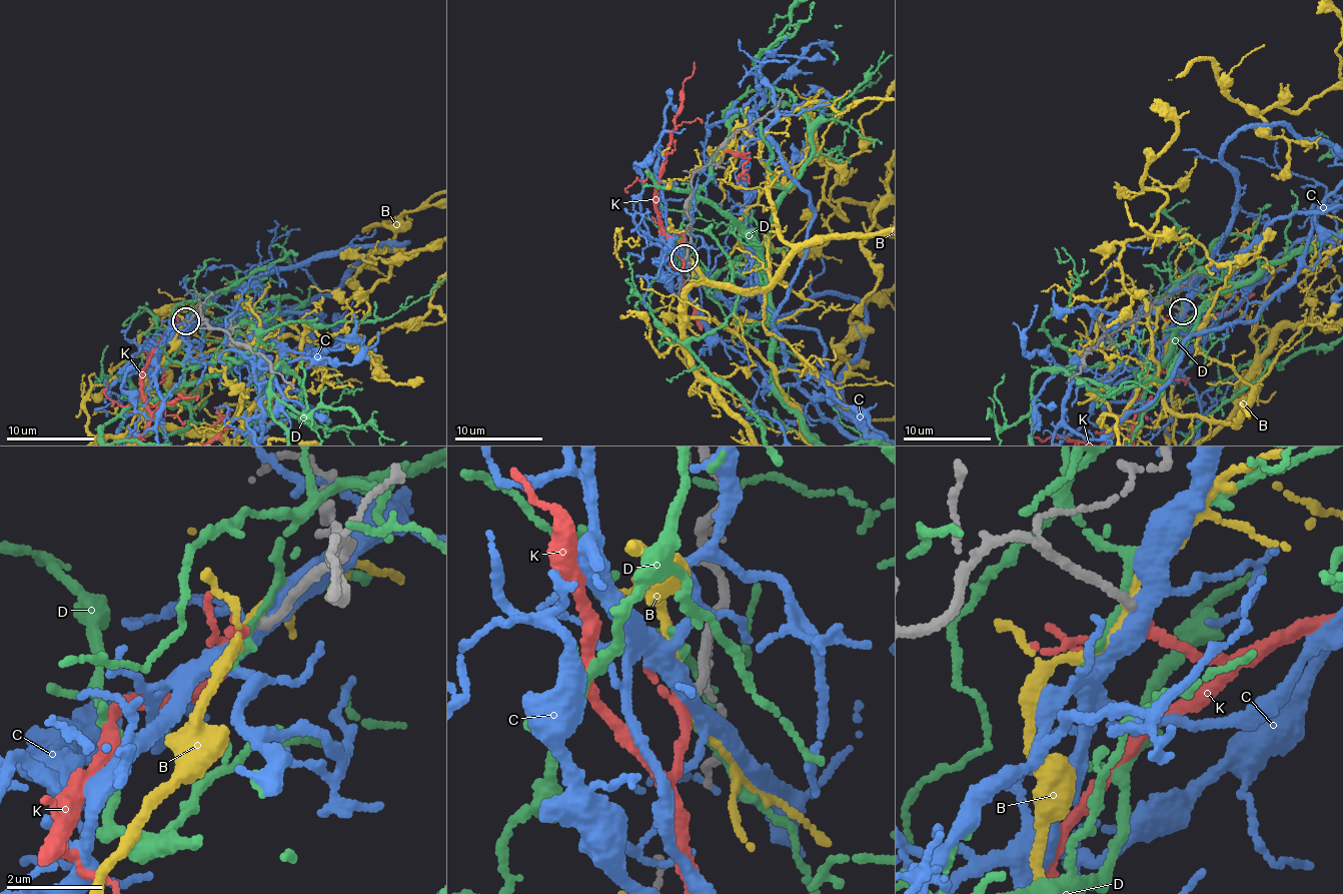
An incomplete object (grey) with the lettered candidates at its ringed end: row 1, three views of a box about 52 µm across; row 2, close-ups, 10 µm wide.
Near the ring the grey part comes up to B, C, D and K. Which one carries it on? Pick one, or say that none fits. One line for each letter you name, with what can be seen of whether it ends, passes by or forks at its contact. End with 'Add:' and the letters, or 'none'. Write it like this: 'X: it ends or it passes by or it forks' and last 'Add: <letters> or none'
K: it forks
Add: K

